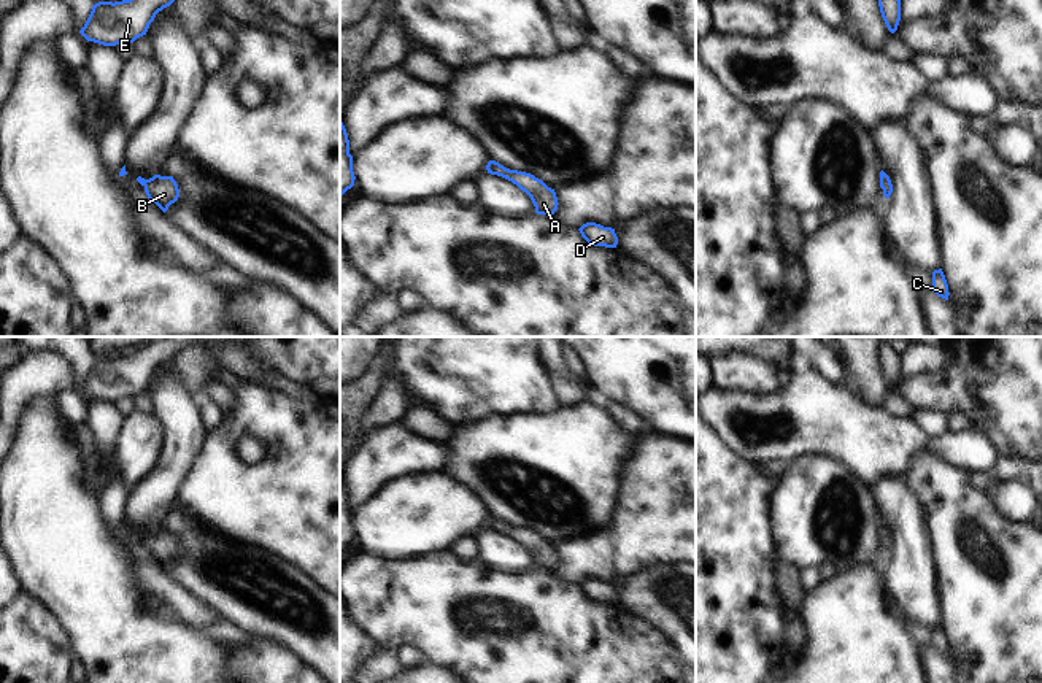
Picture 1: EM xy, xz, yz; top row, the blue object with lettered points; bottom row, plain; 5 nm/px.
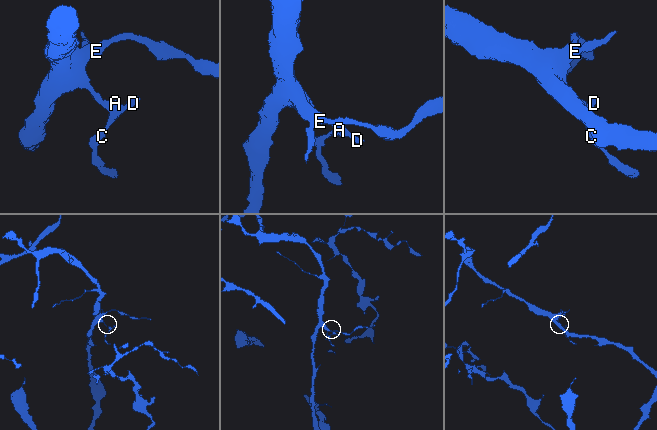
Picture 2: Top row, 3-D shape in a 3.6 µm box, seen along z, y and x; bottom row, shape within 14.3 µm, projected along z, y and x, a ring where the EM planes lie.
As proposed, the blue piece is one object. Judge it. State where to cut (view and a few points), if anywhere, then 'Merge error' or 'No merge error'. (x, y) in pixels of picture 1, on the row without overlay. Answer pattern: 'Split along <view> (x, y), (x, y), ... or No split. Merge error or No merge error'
No split. No merge error.

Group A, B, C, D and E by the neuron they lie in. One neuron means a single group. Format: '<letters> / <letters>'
A B C D E

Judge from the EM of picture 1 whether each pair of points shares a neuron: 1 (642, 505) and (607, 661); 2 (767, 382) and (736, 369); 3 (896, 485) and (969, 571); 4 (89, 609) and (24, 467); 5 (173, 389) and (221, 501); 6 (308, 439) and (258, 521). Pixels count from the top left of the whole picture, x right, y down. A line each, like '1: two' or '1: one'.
1: two
2: one
3: two
4: one
5: two
6: one

